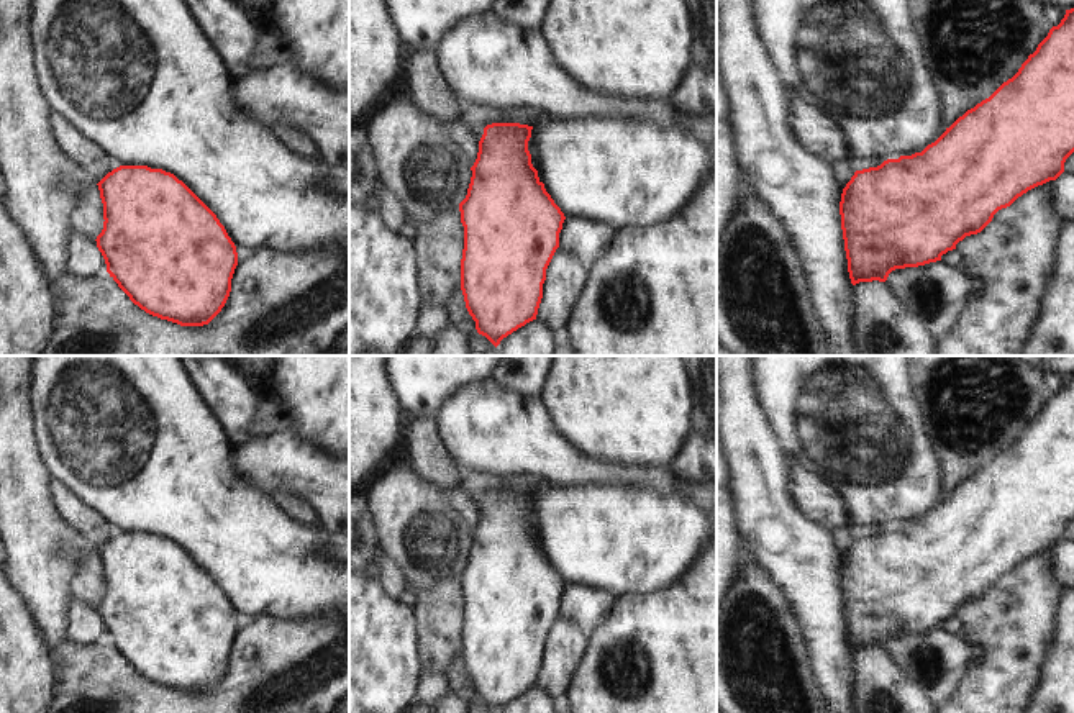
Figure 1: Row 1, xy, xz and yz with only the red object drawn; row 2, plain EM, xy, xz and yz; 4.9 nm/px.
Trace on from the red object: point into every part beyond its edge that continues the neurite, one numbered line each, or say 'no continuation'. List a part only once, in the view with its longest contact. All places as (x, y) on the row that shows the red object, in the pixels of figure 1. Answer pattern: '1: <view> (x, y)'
no continuation

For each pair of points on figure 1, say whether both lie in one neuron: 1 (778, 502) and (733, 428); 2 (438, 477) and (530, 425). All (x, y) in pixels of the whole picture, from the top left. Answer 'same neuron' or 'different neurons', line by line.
1: same neuron
2: different neurons

